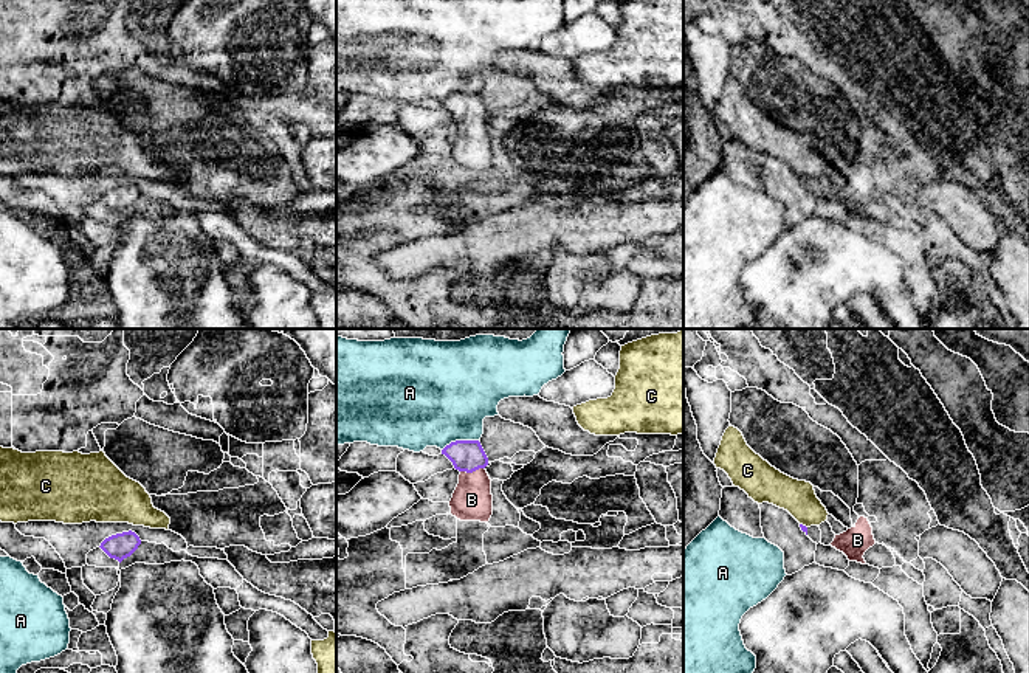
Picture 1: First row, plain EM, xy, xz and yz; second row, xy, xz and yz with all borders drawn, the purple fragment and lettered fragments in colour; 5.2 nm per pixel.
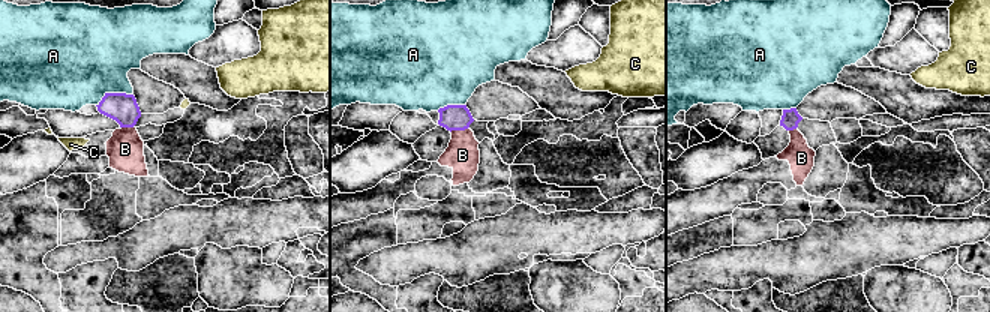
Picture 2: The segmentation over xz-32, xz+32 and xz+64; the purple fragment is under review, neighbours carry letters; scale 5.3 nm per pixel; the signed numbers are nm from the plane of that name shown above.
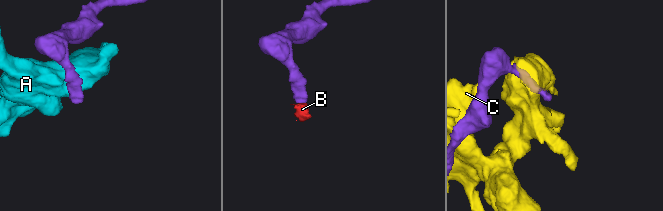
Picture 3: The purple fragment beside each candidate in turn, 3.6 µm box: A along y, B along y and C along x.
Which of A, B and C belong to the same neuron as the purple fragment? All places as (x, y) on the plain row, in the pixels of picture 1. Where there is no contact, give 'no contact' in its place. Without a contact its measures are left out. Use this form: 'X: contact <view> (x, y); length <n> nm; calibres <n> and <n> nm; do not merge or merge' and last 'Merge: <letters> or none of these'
A: contact xz (459, 93); length 200 nm; calibres 160 and 480 nm; do not merge
B: contact xz (471, 124); length 130 nm; calibres 160 and 200 nm; merge
C: contact yz (801, 177); length 50 nm; calibres 30 and 180 nm; do not merge
Merge: B

